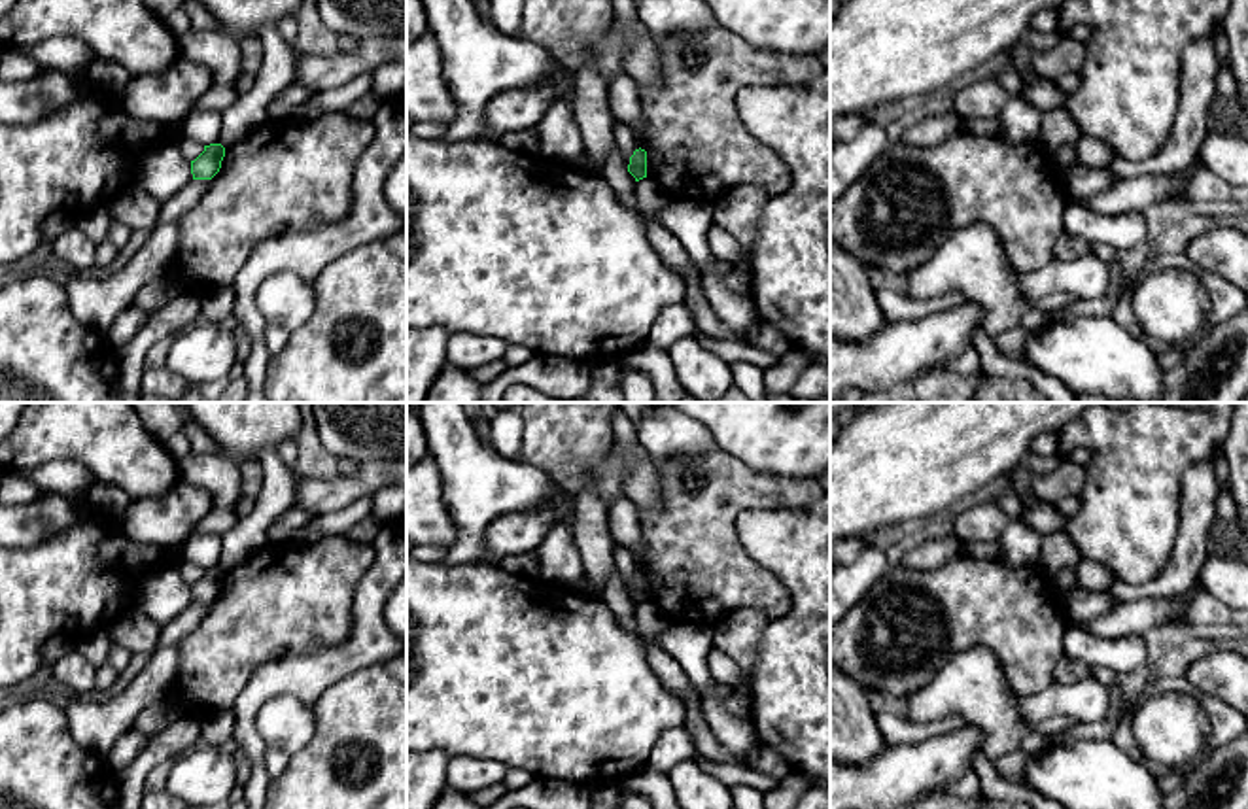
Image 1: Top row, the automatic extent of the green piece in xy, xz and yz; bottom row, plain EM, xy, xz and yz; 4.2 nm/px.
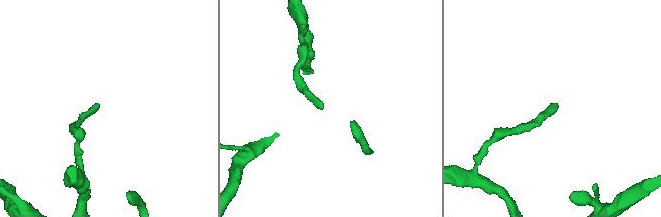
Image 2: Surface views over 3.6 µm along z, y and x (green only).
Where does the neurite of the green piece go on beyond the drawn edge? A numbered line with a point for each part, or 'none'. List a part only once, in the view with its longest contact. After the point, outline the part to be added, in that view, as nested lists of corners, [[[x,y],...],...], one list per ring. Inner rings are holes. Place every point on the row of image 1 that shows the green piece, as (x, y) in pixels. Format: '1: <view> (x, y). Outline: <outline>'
none

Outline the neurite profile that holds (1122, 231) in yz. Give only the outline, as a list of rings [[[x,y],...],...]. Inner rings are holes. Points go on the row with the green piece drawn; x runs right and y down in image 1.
[[[1070,202],[1065,215],[1065,232],[1087,244],[1108,244],[1119,251],[1146,240],[1148,225],[1142,212],[1102,215],[1083,204]]]

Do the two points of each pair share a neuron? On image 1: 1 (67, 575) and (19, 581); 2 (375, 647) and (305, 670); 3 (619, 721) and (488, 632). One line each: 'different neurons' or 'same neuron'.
1: same neuron
2: same neuron
3: same neuron

